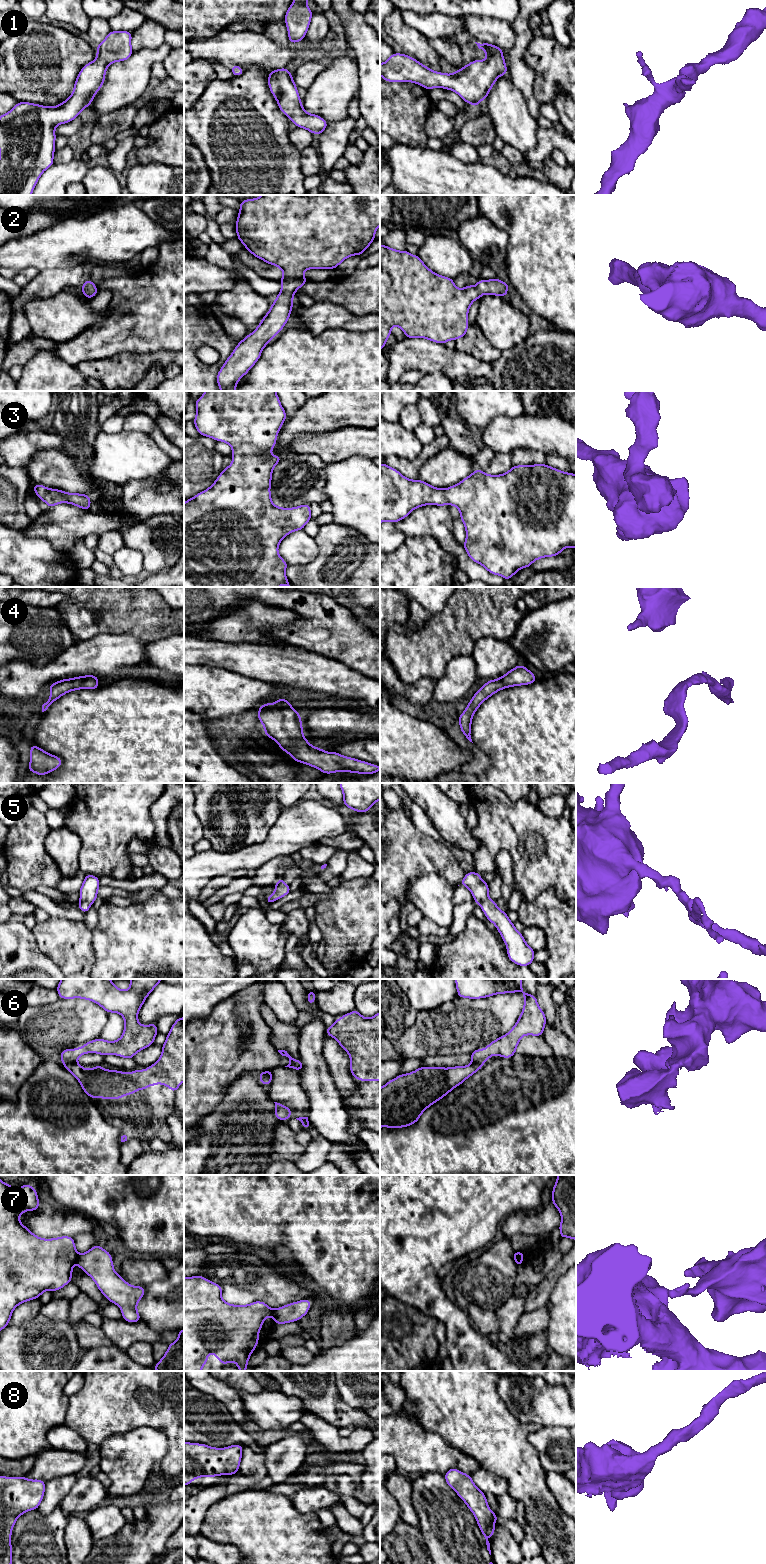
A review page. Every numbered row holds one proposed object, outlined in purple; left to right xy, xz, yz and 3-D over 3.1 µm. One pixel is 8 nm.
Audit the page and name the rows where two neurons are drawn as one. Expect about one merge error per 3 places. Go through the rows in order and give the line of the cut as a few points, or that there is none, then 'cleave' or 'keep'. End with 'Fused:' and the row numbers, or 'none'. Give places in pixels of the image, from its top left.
1: cut none; keep
2: cut none; keep
3: cut none; keep
4: cut none; keep
5: cut none; keep
6: cut xy (75, 1061), (65, 1061), (63, 1063); cleave
7: cut xz (272, 1309), (274, 1317); cleave
8: cut none; keep
Fused: 6, 7

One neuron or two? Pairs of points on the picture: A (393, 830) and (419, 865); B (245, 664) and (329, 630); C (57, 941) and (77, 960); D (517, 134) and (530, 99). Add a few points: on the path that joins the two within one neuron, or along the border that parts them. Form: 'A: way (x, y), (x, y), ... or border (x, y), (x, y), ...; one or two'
A: way (397, 839), (397, 843), (410, 856); one
B: border (287, 644), (293, 644), (315, 652); two
C: way (62, 945), (72, 955); one
D: border (514, 85), (520, 91), (529, 113), (536, 120); two

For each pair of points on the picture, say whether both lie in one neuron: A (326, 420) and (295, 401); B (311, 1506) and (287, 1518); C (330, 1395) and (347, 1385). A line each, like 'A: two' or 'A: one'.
A: two
B: two
C: two

